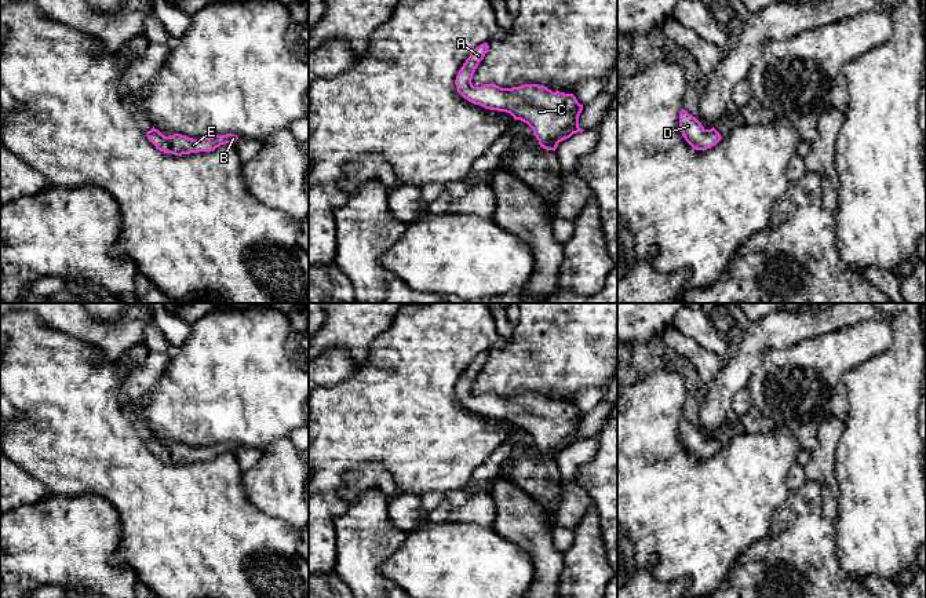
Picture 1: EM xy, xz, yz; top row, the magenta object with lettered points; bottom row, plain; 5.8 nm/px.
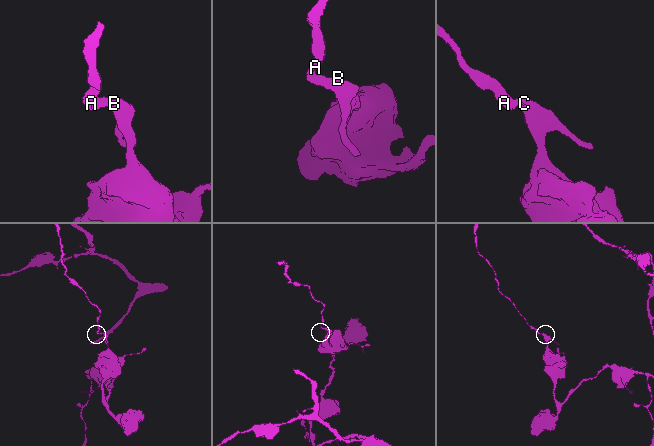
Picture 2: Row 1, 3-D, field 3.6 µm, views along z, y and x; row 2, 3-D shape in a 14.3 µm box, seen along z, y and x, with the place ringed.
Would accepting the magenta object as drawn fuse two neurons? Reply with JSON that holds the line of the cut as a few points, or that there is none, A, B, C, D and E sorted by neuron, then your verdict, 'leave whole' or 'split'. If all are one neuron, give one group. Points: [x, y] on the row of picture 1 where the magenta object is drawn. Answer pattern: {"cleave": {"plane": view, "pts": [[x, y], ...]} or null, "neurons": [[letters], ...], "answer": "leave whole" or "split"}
{"cleave": null, "neurons": [["A", "B", "C", "D", "E"]], "answer": "leave whole"}

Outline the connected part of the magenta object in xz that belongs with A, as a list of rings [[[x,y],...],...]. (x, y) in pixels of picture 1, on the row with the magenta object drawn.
[[[488,43],[478,45],[456,76],[457,92],[464,99],[489,110],[510,113],[514,120],[526,123],[533,130],[540,147],[547,150],[555,152],[559,142],[584,131],[579,127],[583,105],[573,94],[553,92],[539,84],[513,88],[502,88],[496,84],[474,87],[473,74],[488,48]]]

